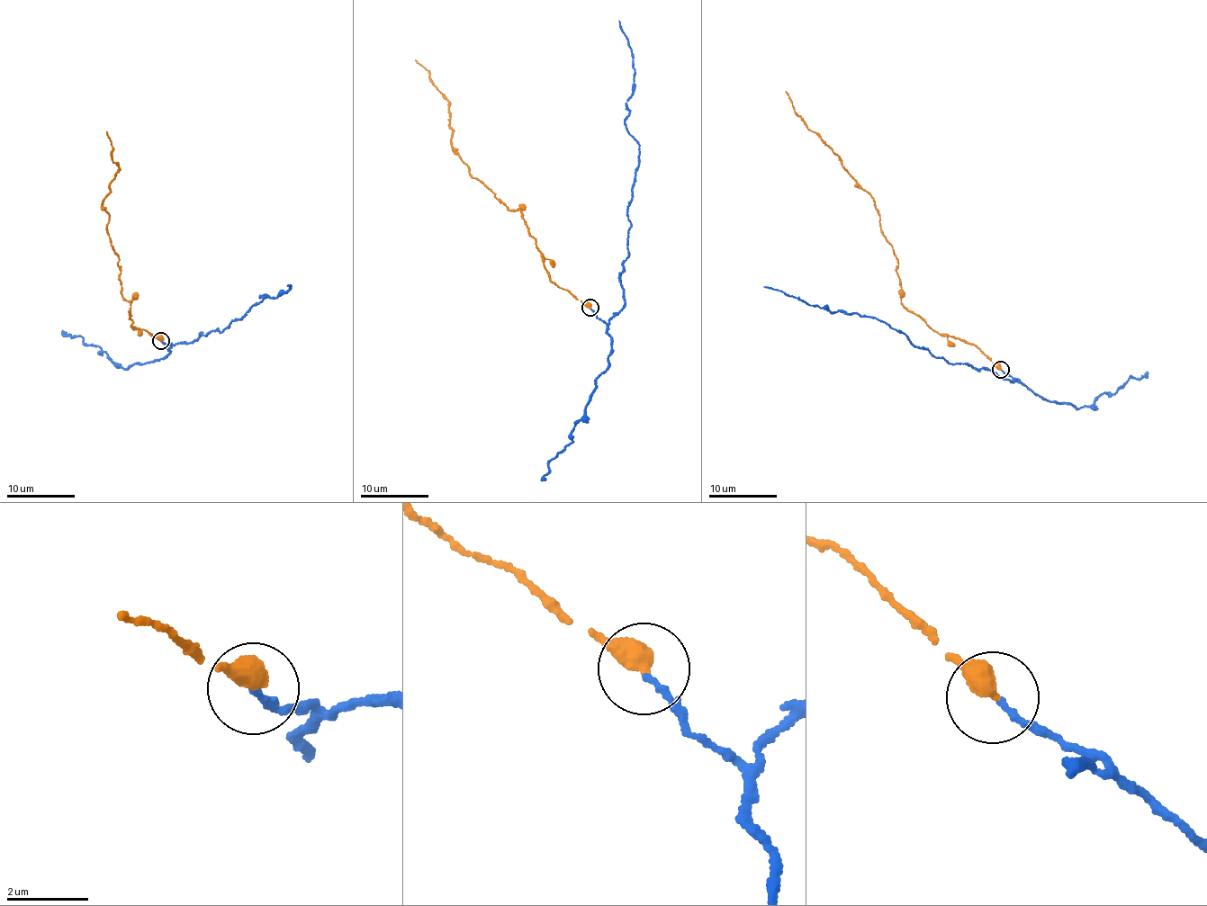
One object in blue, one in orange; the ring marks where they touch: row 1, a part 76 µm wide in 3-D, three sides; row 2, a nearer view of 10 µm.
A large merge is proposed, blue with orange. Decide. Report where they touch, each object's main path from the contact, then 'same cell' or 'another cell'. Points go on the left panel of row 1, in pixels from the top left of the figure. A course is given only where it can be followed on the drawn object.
at (161, 341); blue runs (161, 341), (186, 345), (198, 341), (200, 334), (220, 333), (267, 295), (259, 297), (285, 293), (288, 286); orange runs (161, 341), (133, 328), (130, 302), (121, 294), (121, 266), (103, 204), (119, 165), (112, 161), (107, 131); same cell

